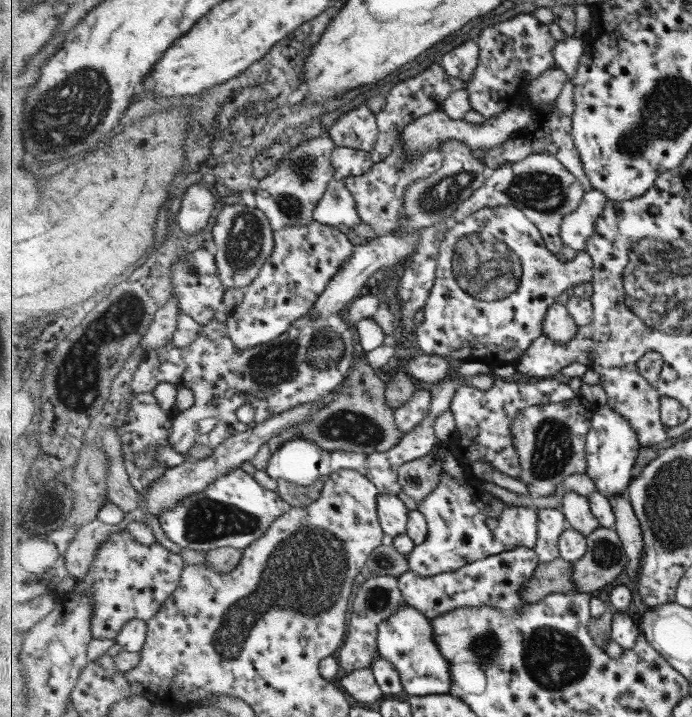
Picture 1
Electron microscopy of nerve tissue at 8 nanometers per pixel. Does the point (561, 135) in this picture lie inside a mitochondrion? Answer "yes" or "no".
no

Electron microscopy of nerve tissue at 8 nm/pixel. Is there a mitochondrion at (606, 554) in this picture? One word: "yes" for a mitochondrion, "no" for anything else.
yes

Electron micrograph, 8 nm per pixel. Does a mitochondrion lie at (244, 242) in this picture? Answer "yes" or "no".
yes

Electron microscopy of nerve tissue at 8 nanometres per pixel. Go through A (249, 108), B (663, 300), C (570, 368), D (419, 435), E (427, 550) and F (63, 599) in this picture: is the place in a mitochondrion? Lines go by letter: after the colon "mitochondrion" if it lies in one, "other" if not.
A: other
B: mitochondrion
C: other
D: other
E: other
F: other

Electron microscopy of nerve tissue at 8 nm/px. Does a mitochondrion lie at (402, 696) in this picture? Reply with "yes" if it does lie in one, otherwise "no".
no

